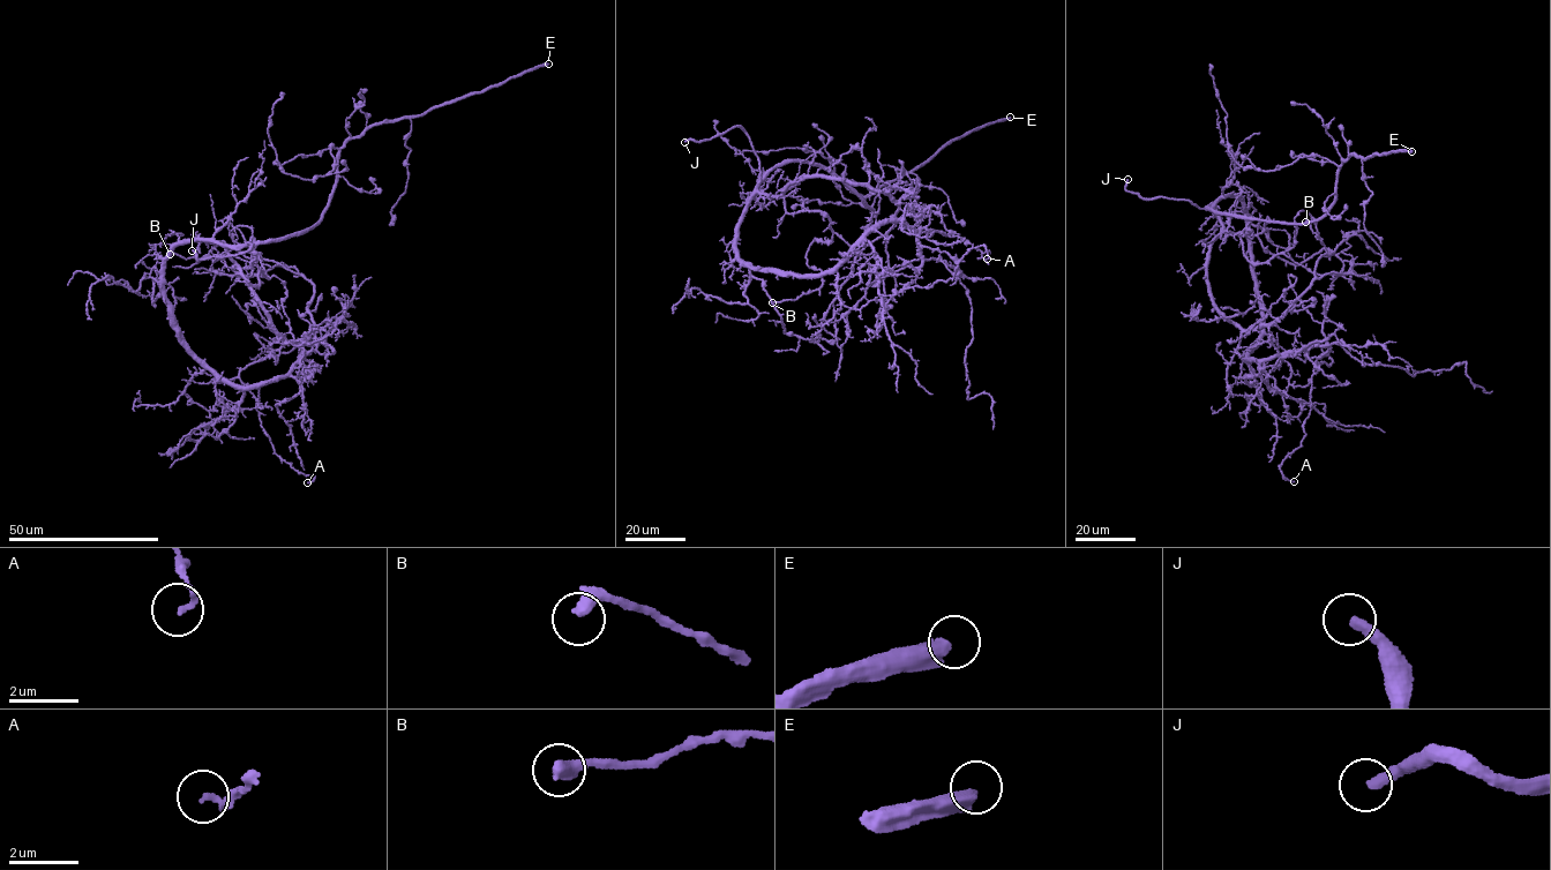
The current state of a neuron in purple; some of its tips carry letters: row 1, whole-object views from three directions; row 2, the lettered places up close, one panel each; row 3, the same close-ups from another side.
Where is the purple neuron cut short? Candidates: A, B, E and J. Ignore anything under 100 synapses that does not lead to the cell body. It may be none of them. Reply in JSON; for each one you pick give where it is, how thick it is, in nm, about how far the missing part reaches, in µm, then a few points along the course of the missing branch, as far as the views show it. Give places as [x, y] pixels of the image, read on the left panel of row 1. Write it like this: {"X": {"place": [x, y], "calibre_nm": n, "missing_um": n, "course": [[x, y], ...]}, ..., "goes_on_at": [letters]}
{"E": {"place": [548, 64], "calibre_nm": 460, "missing_um": 250}, "goes_on_at": ["E"]}

